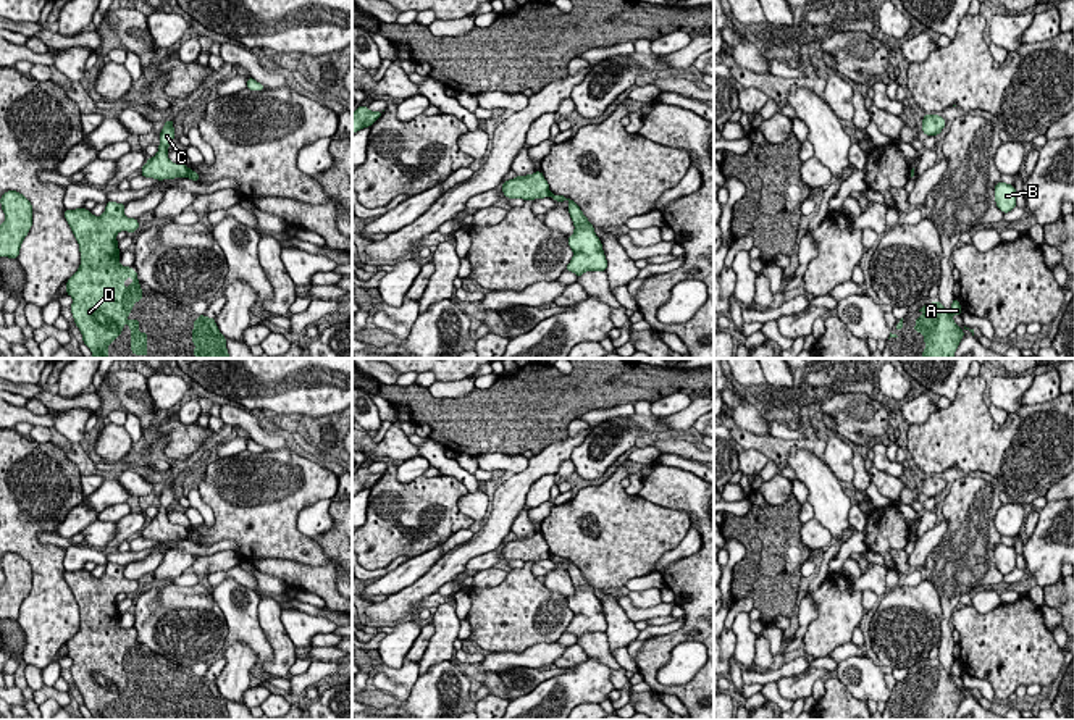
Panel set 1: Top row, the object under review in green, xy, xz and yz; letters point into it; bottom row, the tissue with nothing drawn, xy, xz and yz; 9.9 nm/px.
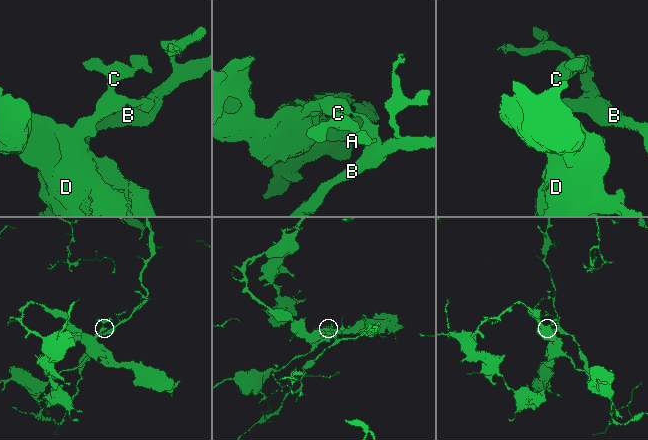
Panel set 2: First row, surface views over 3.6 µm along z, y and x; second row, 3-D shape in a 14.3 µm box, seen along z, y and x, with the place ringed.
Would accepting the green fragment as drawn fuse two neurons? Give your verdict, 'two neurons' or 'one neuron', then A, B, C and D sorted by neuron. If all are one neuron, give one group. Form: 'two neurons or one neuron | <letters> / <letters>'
two neurons | A C D / B

